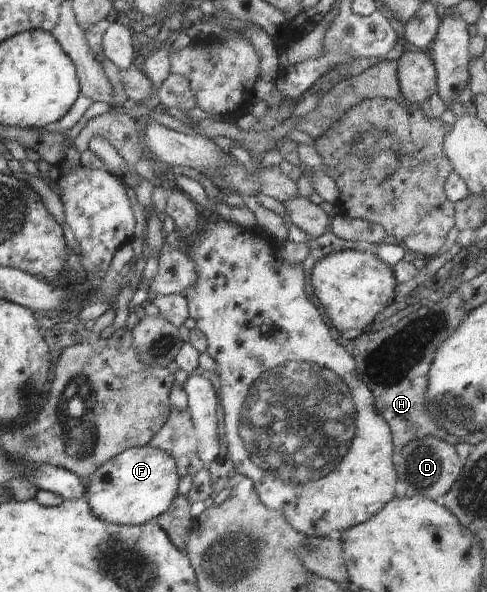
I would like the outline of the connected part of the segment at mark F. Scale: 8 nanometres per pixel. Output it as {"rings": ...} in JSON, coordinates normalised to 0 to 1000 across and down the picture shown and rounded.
{"rings":[[[308,752],[259,758],[203,787],[177,813],[175,843],[189,868],[232,887],[290,887],[341,865],[363,838],[370,806],[363,784],[343,764]]]}

